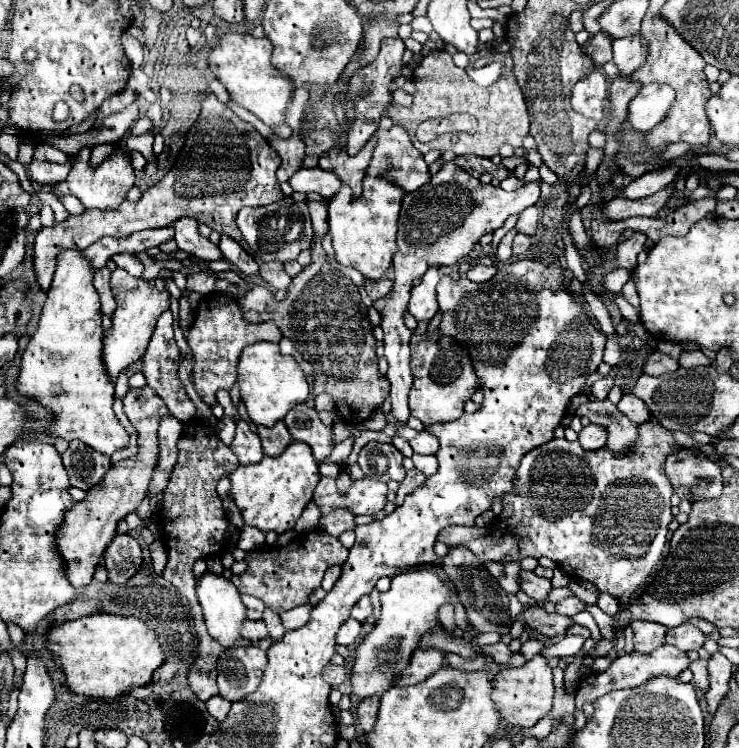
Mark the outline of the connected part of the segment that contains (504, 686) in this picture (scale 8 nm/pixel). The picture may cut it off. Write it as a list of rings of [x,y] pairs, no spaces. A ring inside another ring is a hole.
[[[535,655],[523,667],[501,669],[495,677],[495,693],[493,701],[501,713],[501,717],[509,724],[520,728],[533,727],[543,715],[549,713],[553,703],[553,677],[551,667],[541,661],[541,655]]]

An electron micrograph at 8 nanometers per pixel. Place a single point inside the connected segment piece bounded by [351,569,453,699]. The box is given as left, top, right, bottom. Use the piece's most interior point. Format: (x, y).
(409, 609)

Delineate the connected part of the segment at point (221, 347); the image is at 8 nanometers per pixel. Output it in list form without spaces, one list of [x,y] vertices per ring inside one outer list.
[[[211,291],[203,295],[203,299],[197,305],[195,321],[189,331],[189,347],[193,351],[193,377],[195,377],[195,391],[207,405],[215,405],[215,393],[219,389],[231,389],[231,385],[237,379],[237,365],[241,351],[257,341],[281,341],[281,331],[273,321],[265,323],[247,323],[243,319],[241,307],[237,297],[229,293]]]

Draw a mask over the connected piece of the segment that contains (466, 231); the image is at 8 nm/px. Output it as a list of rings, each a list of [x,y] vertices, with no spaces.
[[[445,163],[439,173],[435,173],[423,187],[413,193],[405,193],[401,215],[399,215],[399,231],[397,231],[397,247],[399,251],[393,257],[395,265],[395,283],[387,297],[377,299],[373,305],[381,315],[381,329],[385,333],[383,347],[385,359],[389,361],[387,379],[391,383],[391,415],[407,423],[409,419],[409,389],[413,383],[413,375],[409,369],[409,341],[411,331],[403,323],[403,313],[407,310],[407,301],[411,293],[411,283],[431,265],[455,265],[459,259],[469,255],[473,245],[485,235],[499,229],[509,215],[517,215],[523,209],[535,205],[539,201],[539,181],[527,183],[521,189],[507,193],[501,187],[483,185],[479,179],[459,169],[455,163]]]

